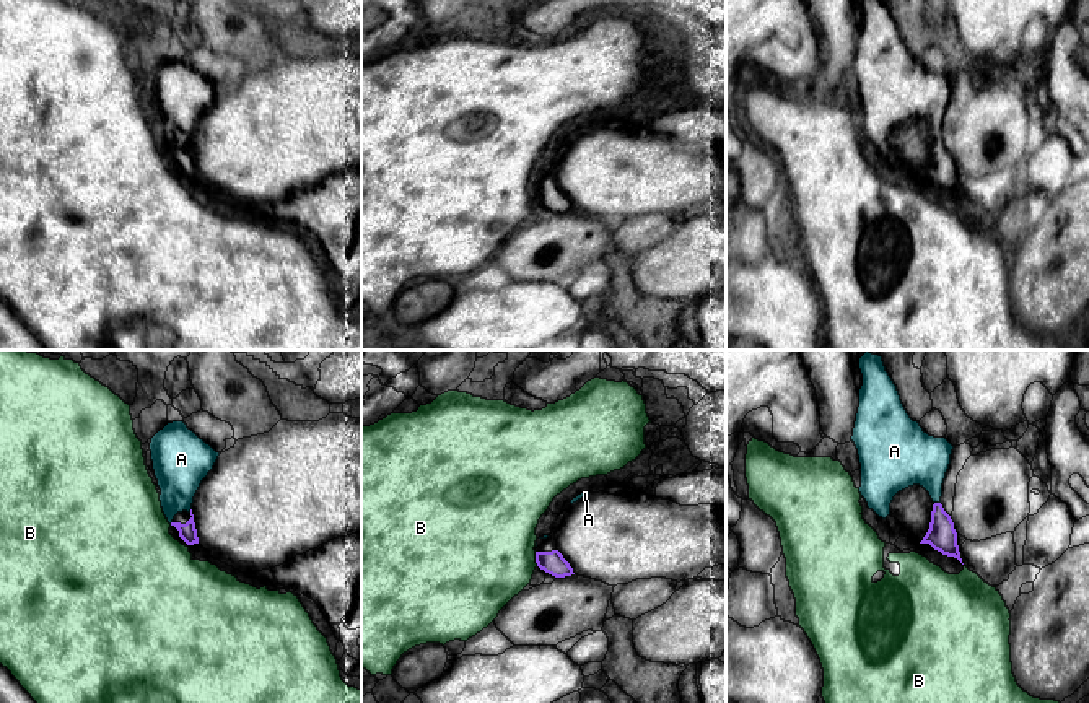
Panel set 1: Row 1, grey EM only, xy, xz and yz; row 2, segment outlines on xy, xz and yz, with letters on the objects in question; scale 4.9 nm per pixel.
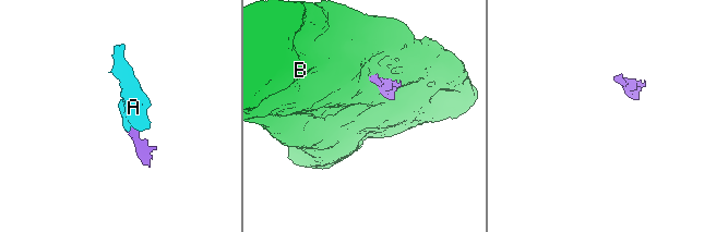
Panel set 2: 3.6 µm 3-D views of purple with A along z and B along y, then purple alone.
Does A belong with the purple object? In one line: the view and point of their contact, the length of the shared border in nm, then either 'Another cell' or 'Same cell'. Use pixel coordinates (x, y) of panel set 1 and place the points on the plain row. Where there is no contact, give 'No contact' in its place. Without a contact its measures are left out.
Touches purple at yz (938, 139). Shared border 30 nm. Same cell

